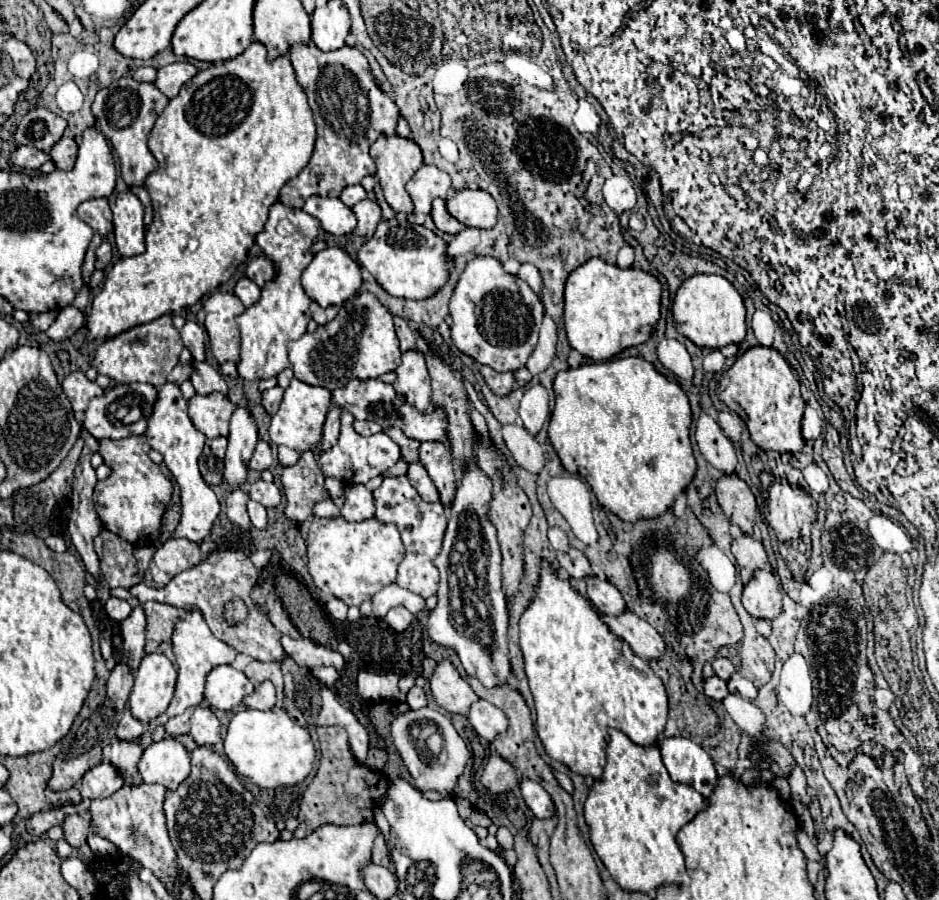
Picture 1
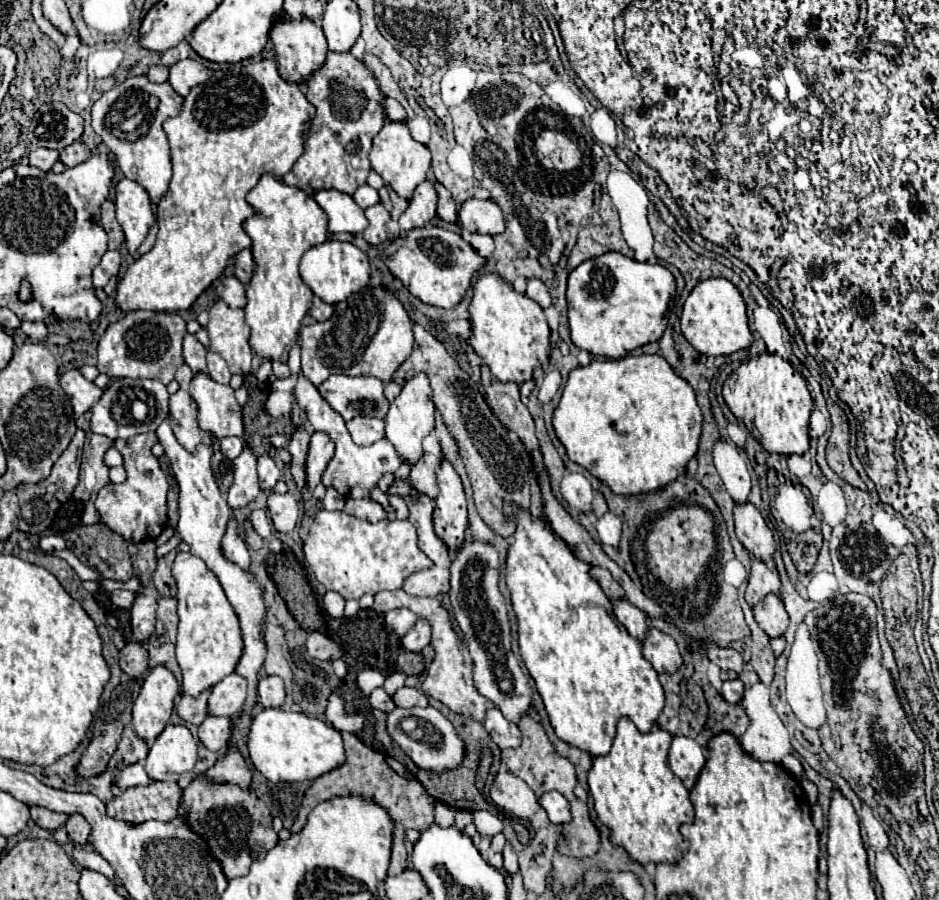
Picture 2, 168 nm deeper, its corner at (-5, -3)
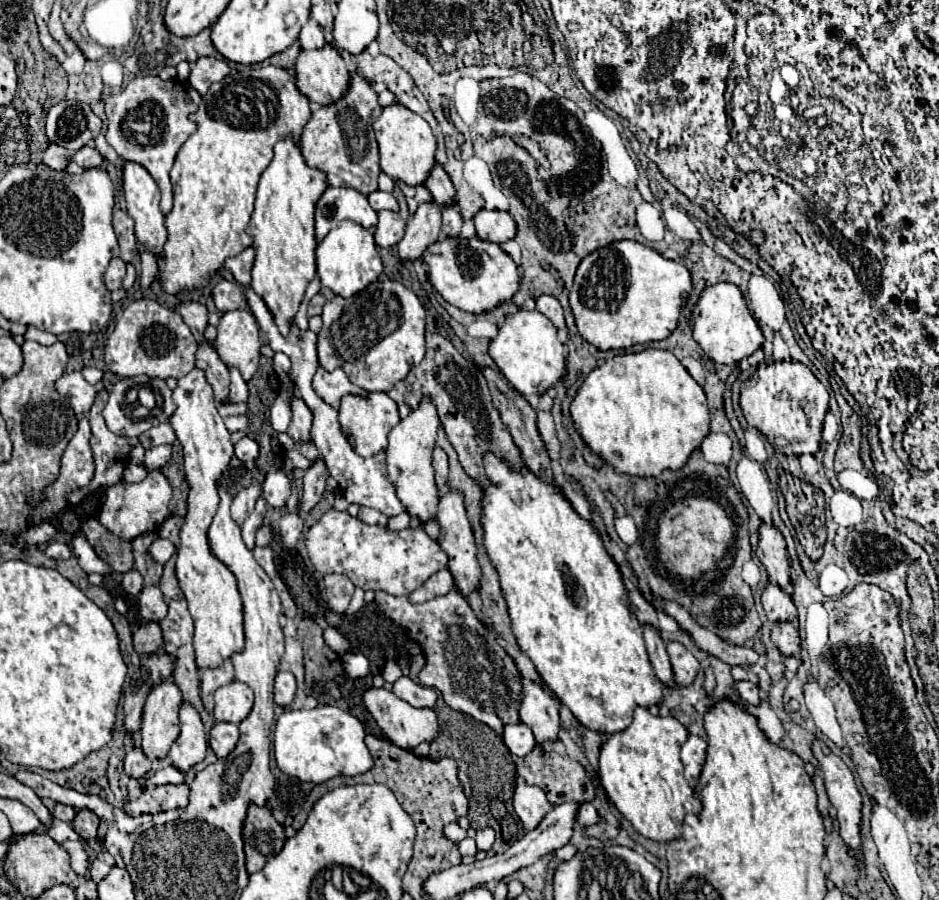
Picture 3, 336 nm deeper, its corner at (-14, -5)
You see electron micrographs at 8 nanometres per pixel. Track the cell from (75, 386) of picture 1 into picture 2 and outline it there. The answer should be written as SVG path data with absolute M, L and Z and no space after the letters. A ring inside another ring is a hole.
M72 369L60 377L60 385L70 397L70 403L74 407L76 417L90 411L90 407L102 397L102 389L98 389L92 381L84 379L84 375L78 369Z

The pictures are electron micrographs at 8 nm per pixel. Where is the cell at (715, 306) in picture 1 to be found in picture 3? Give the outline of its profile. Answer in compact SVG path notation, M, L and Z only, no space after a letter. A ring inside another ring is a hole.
M717 283L707 287L695 305L693 321L693 339L713 363L735 365L763 345L763 333L753 315L749 313L743 293L737 285Z

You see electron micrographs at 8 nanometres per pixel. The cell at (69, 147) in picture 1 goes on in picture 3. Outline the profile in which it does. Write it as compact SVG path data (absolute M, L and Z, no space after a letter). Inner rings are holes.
M81 147L81 149L73 155L73 161L75 161L77 165L89 169L89 167L101 167L103 157L101 157L101 153L99 153L97 149L93 149L93 147Z

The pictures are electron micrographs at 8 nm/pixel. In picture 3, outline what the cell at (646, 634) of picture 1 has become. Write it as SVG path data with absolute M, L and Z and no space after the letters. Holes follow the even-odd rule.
M675 641L667 643L667 653L671 657L677 685L681 685L681 687L691 685L697 671L699 671L699 661L693 657L691 651L687 651L681 643L675 643Z

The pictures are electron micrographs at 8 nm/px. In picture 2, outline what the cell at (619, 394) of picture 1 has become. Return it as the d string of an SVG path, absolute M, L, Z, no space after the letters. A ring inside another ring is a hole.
M628 355L622 359L592 361L586 367L572 369L554 411L552 425L570 461L588 469L596 479L606 483L612 493L638 497L638 493L656 493L668 487L686 469L698 451L702 413L692 387L672 371L664 357Z

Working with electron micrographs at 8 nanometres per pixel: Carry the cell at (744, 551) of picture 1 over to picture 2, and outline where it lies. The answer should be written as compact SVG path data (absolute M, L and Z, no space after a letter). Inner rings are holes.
M752 557L750 579L748 579L748 589L746 589L746 603L754 607L760 599L764 599L768 593L776 593L778 589L780 589L778 573L762 559Z

